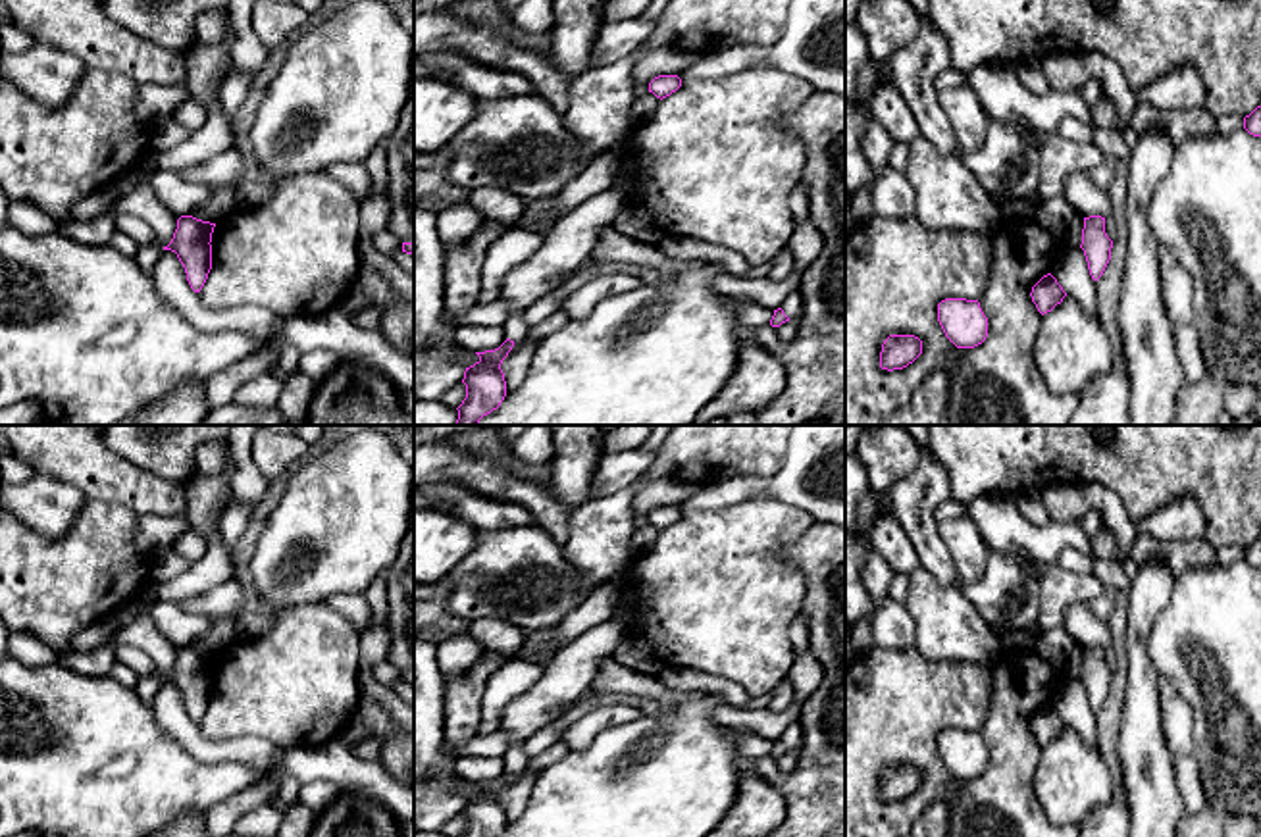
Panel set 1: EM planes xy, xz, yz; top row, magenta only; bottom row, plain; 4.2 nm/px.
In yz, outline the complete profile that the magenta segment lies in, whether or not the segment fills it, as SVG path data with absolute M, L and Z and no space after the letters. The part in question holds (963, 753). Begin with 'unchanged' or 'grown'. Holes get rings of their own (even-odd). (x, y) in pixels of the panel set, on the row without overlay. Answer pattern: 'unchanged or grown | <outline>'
unchanged | M945 729L938 735L938 752L957 779L974 779L988 768L988 748L978 731Z

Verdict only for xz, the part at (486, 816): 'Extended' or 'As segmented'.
As segmented

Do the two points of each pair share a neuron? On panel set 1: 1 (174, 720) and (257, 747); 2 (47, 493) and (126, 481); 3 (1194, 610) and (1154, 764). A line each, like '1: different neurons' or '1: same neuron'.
1: same neuron
2: different neurons
3: different neurons

